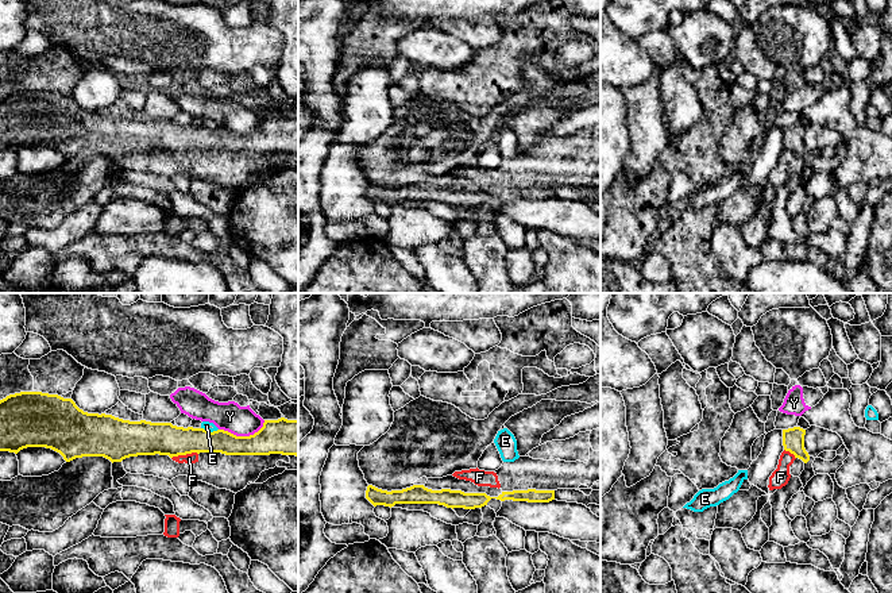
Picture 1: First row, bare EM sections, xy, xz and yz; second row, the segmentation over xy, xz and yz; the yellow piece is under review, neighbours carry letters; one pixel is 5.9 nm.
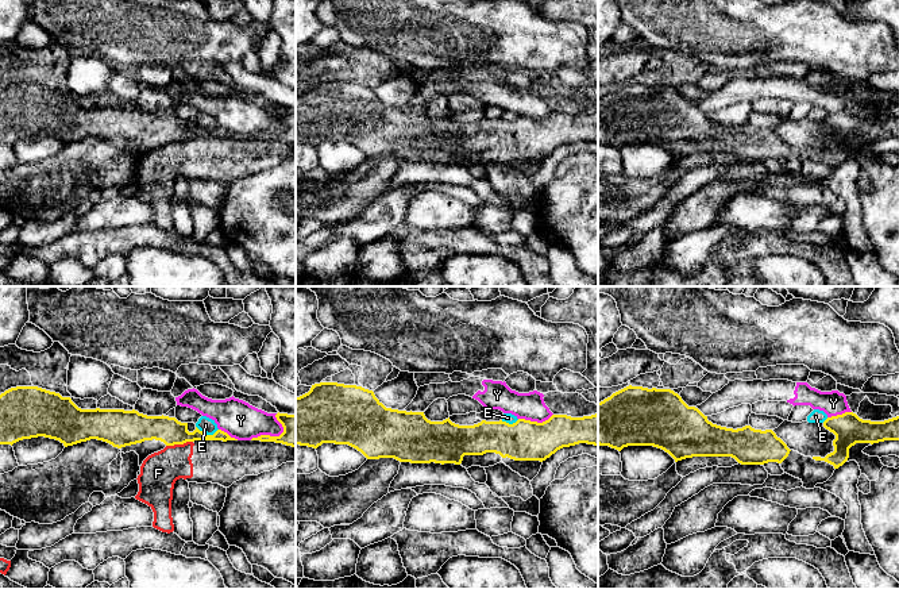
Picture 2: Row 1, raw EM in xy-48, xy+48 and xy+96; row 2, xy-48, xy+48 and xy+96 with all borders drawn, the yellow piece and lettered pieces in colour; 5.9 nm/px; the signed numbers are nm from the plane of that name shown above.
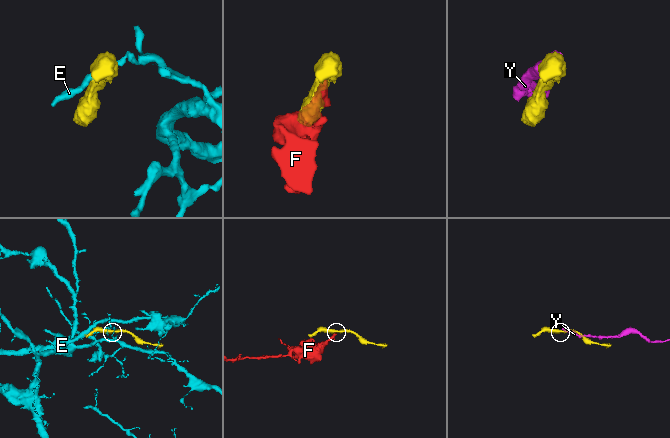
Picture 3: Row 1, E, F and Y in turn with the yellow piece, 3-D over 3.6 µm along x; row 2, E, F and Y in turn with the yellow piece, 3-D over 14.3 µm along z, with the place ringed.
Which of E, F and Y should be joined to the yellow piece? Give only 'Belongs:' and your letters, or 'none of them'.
Belongs: none of them

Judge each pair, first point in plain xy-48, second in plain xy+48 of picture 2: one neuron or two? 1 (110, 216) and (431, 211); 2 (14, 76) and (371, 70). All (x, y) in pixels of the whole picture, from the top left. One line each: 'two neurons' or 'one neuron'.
1: one neuron
2: one neuron

